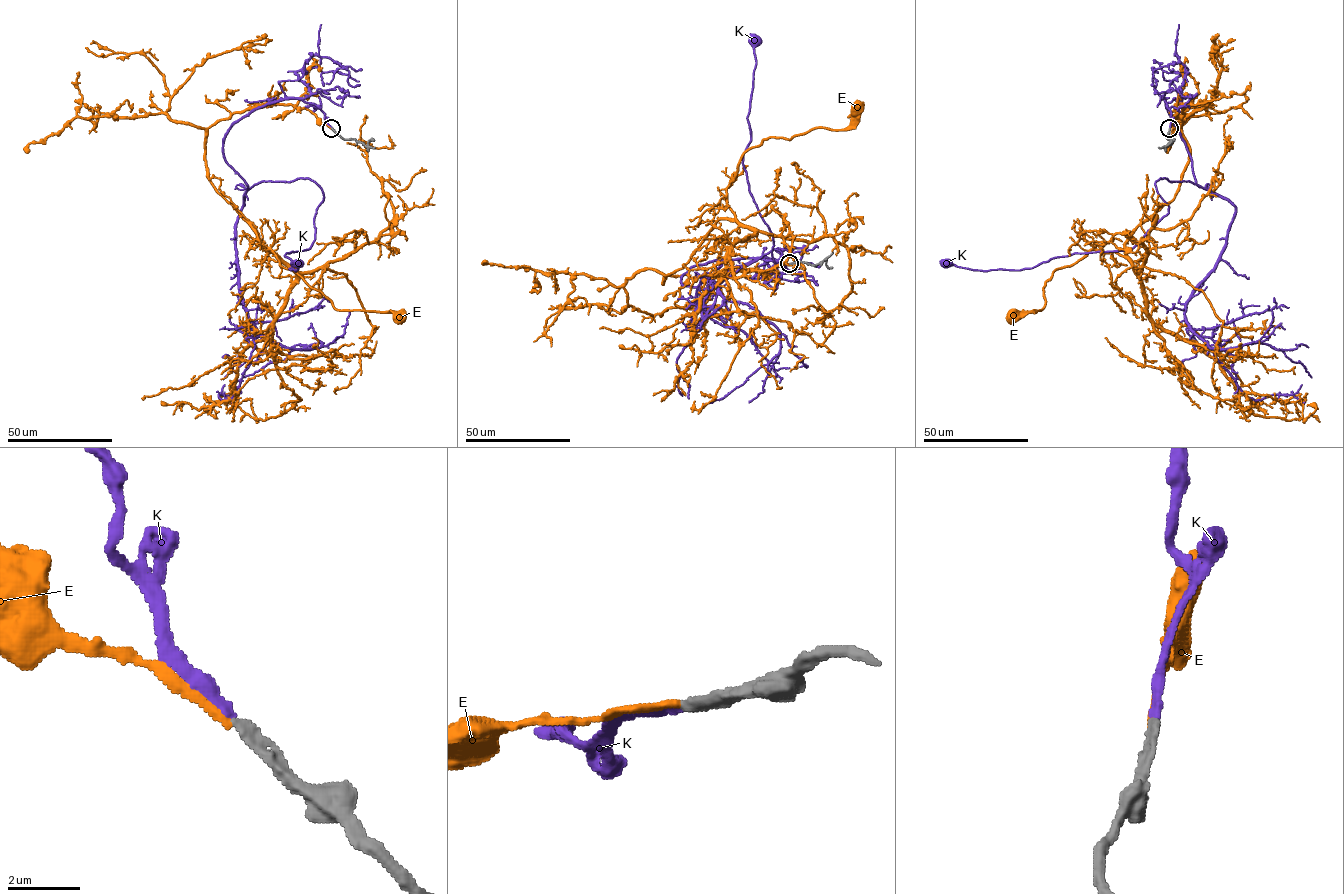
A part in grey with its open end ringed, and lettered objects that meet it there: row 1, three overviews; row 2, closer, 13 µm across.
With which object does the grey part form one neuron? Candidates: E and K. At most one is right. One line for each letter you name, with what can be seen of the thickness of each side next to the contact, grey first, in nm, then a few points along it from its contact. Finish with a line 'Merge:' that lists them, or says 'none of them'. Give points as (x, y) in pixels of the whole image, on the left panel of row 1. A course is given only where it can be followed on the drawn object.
K: 280/240 nm | via (332, 128), (314, 104), (280, 99), (224, 139), (248, 189), (319, 186), (315, 239), (285, 255), (297, 263)
Merge: K

